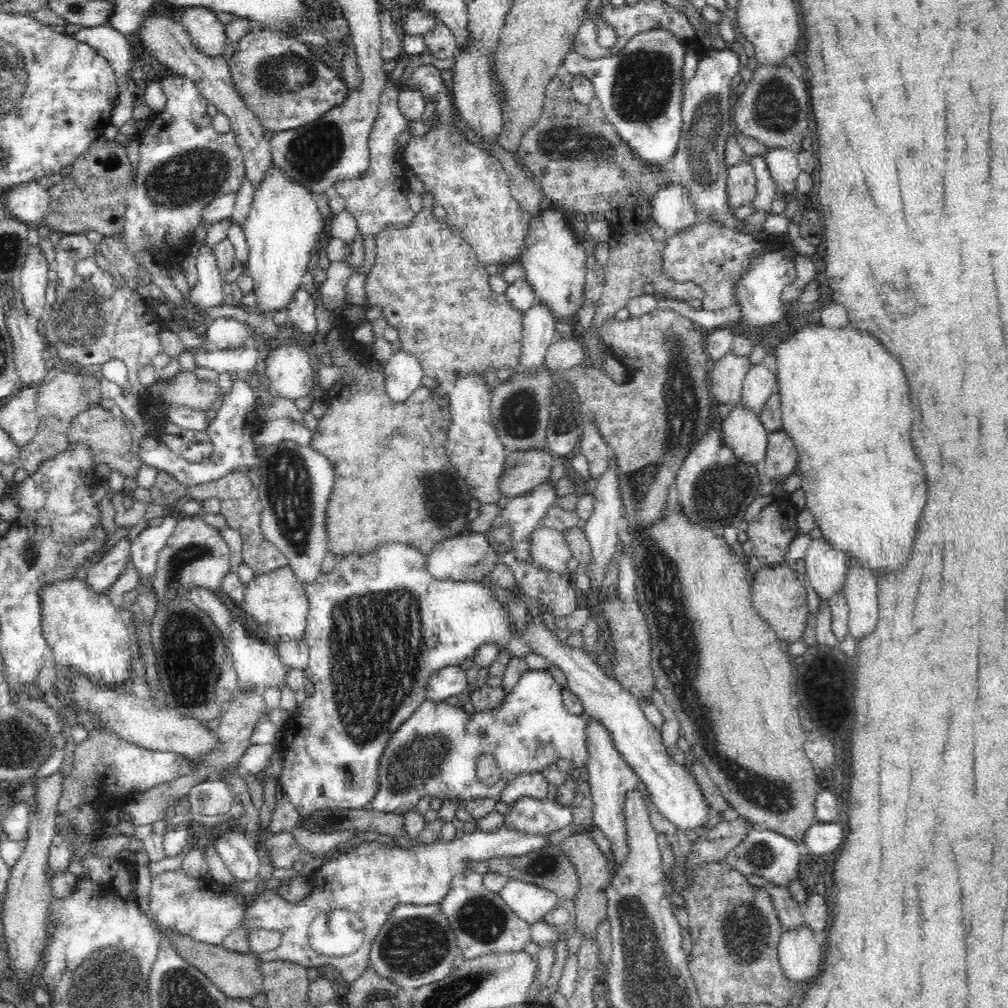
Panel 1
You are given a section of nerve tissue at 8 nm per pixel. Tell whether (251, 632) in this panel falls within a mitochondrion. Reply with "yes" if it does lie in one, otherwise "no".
no

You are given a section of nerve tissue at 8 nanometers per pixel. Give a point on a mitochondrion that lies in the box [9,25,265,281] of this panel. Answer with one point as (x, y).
(193, 176)

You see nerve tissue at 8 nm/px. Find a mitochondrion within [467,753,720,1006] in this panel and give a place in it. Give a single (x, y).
(540, 867)

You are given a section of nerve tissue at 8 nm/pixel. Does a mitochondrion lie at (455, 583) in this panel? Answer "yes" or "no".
no

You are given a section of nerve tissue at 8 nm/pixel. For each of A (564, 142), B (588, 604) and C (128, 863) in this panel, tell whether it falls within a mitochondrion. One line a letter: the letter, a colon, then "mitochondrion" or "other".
A: mitochondrion
B: other
C: other

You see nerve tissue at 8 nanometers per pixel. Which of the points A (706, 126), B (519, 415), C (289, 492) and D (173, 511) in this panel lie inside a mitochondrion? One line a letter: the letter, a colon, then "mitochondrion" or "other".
A: mitochondrion
B: mitochondrion
C: mitochondrion
D: other

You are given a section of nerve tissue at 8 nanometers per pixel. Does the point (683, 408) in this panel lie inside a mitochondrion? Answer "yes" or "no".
yes

